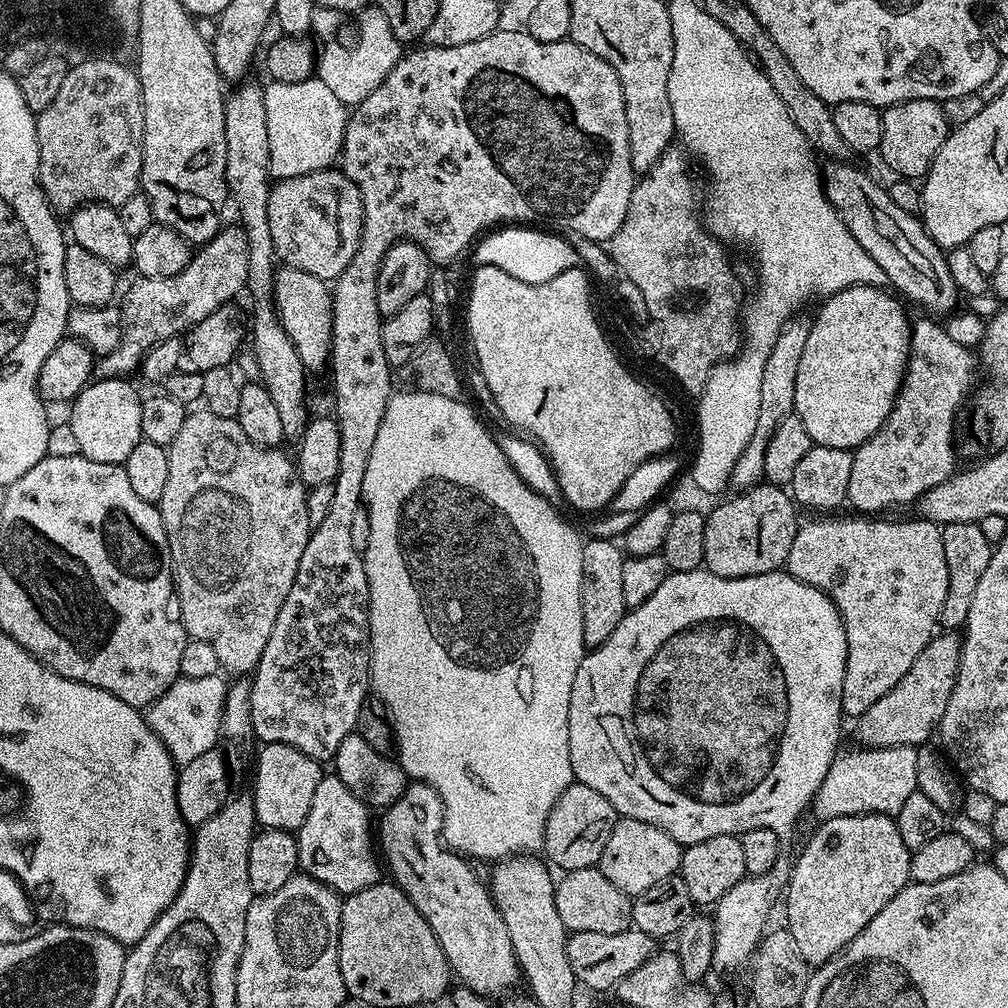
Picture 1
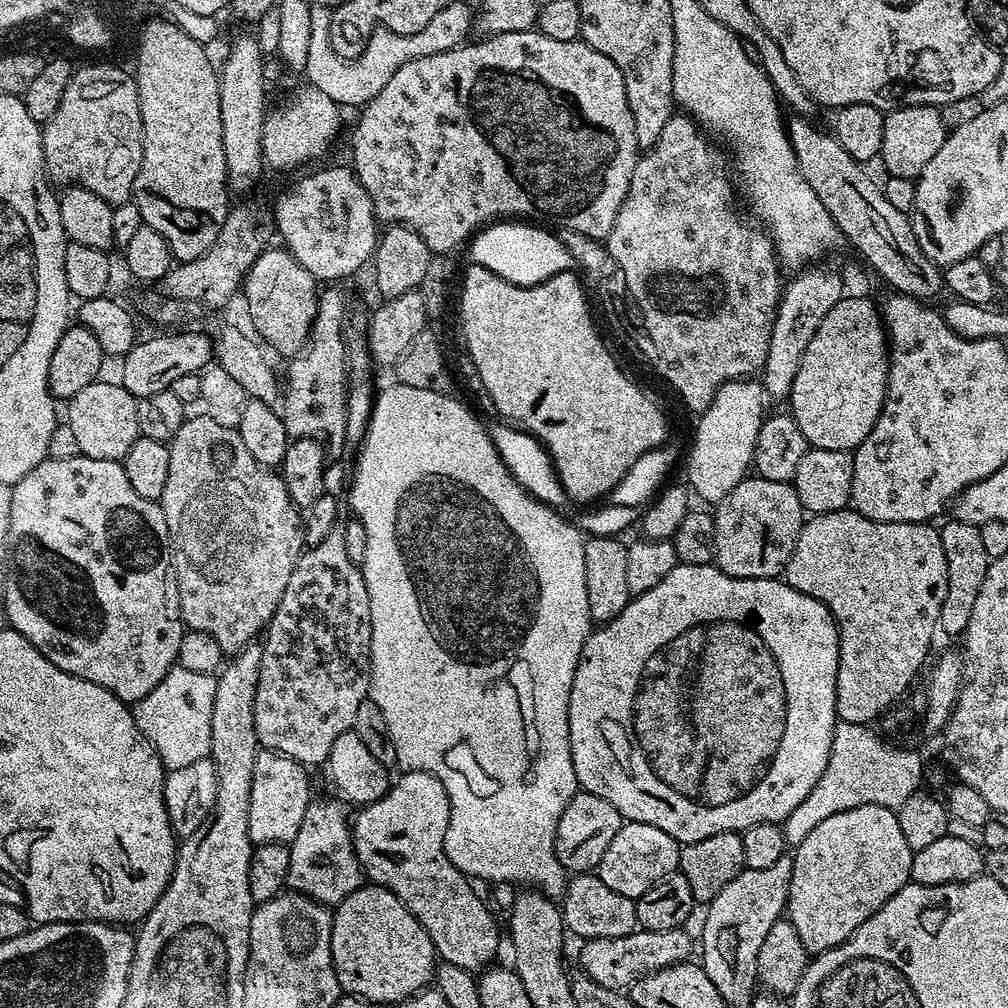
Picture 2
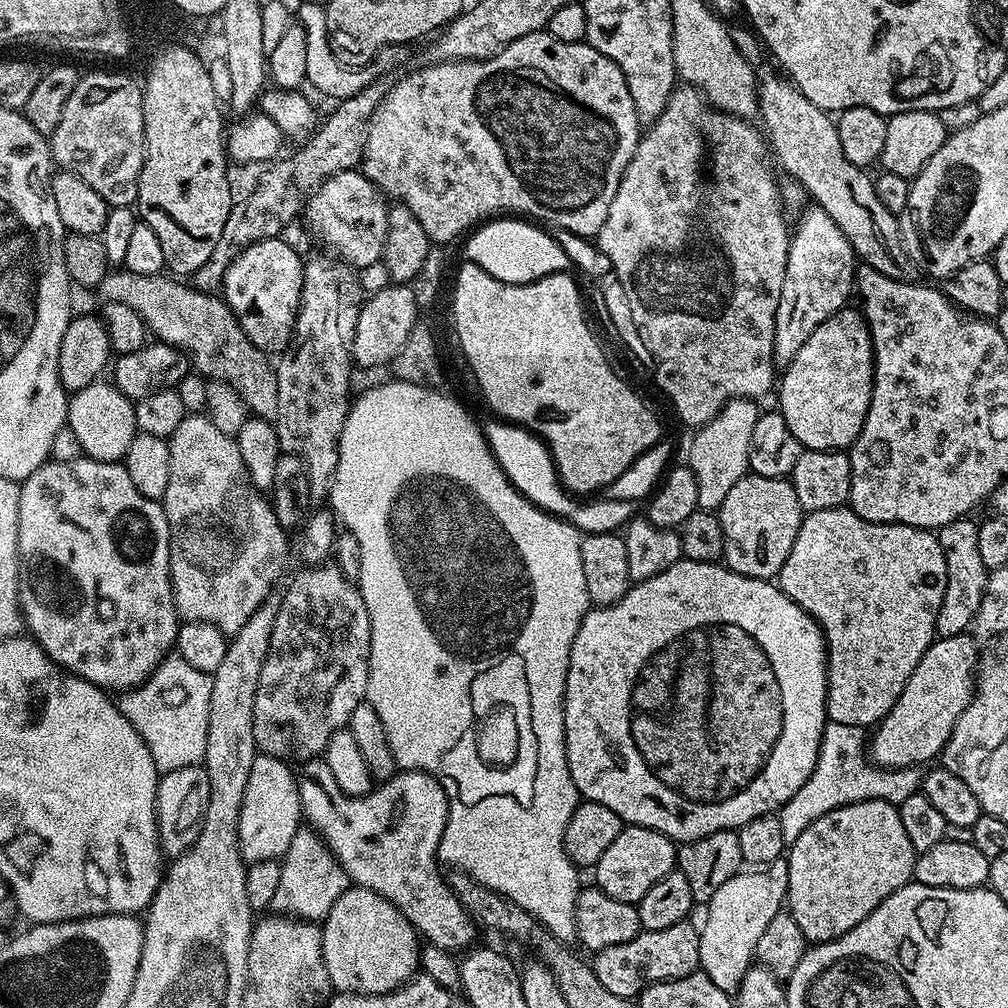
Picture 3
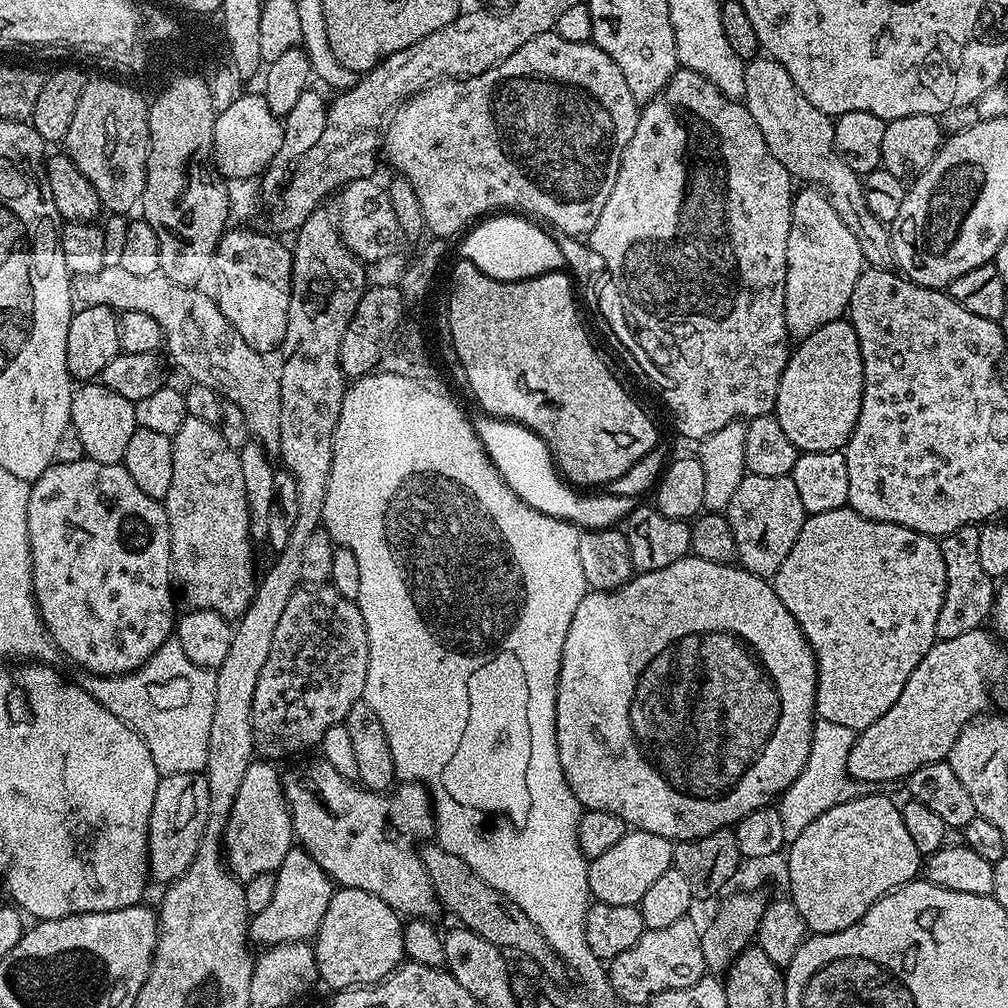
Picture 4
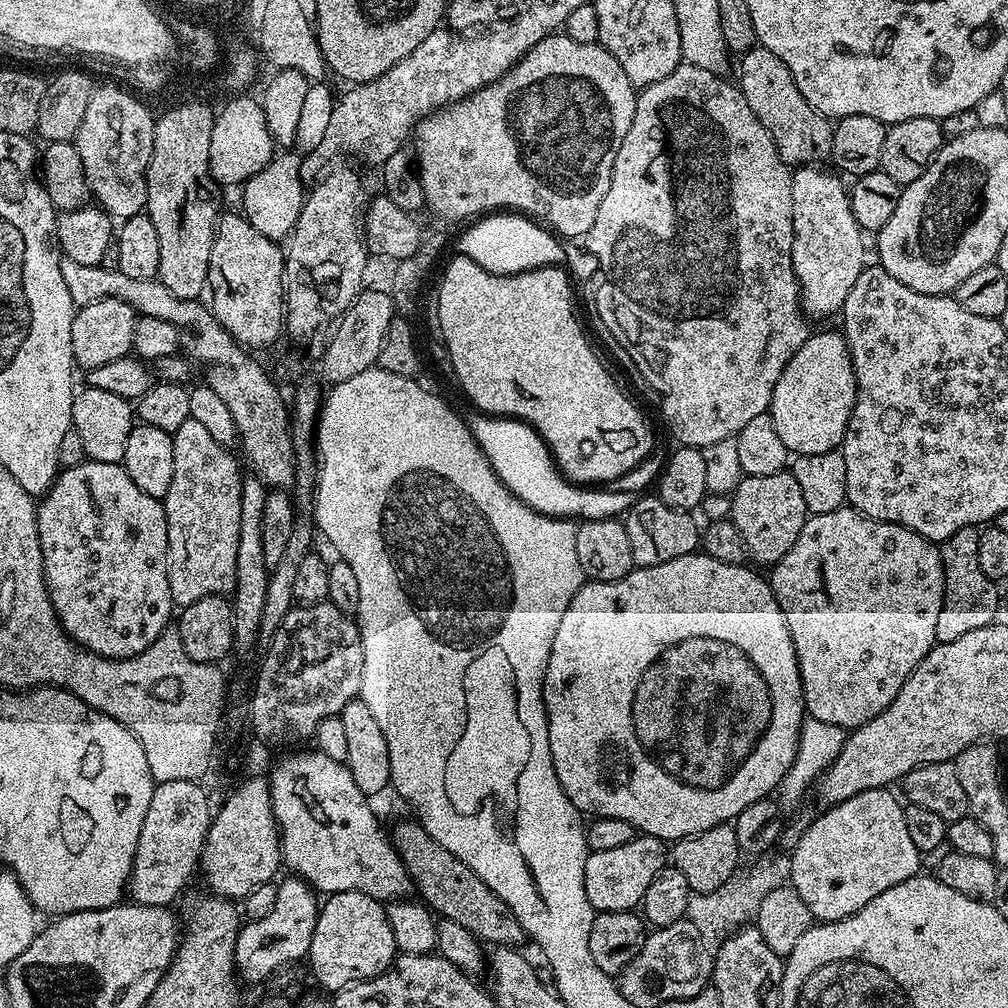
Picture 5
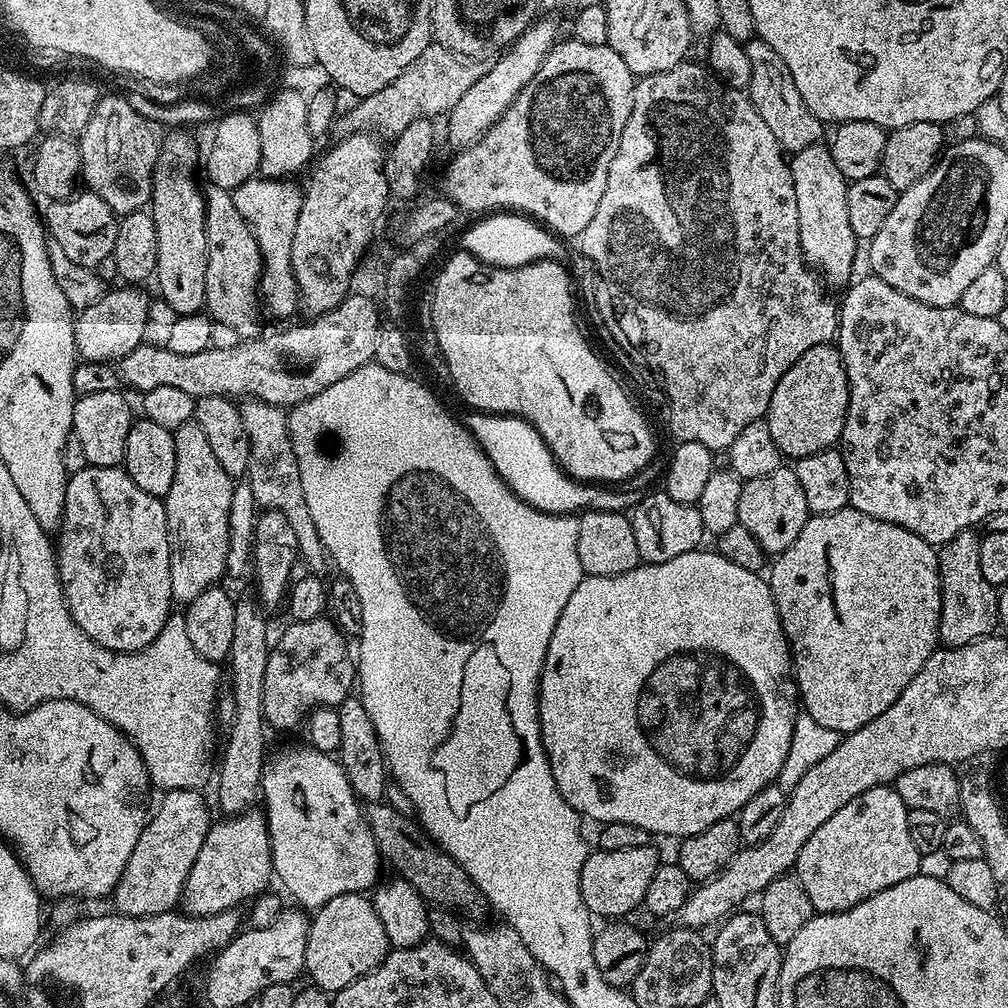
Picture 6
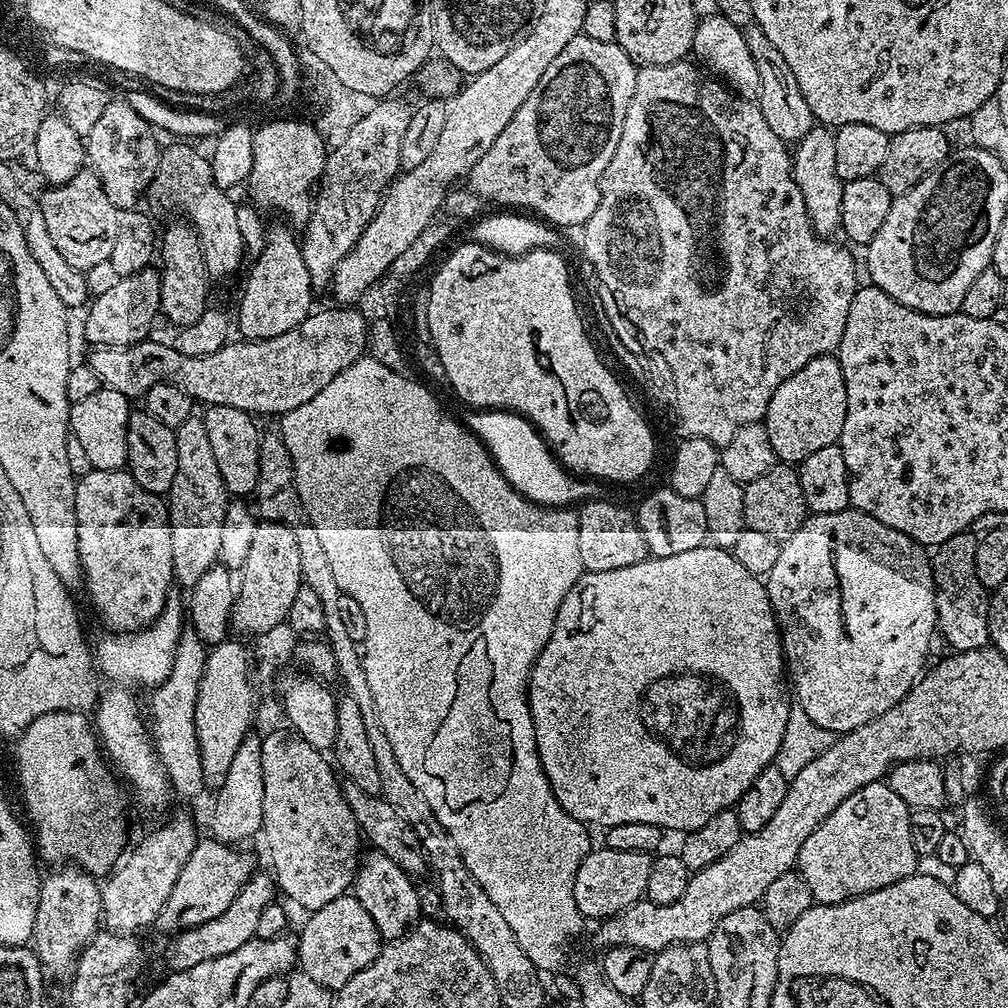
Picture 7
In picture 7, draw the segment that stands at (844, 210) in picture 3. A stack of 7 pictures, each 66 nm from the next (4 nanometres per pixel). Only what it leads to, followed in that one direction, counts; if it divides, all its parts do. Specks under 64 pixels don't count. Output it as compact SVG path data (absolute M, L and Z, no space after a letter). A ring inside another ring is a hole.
M744 28L744 37L758 70L758 103L762 110L762 118L766 118L770 130L774 130L780 140L795 142L802 139L814 127L814 117L810 106L806 106L806 98L802 98L802 90L798 90L798 81L795 80L794 74L790 74L790 66L786 66L786 58L778 54L777 48L770 42L770 38L766 38L766 34L762 34L760 28Z

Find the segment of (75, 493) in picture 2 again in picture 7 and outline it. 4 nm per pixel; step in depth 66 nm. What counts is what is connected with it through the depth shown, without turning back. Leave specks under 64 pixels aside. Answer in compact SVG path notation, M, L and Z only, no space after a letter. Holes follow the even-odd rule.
M94 468L76 482L76 524L82 584L88 587L88 596L101 622L108 627L105 629L123 634L140 632L153 624L170 598L168 587L174 584L167 503L153 492L142 490L127 470L111 472Z

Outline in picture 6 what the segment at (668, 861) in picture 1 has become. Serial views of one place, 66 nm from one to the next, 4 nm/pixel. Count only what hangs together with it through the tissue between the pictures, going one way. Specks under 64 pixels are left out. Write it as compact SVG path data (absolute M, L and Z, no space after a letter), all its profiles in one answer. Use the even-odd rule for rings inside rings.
M651 843L646 846L634 846L630 850L592 850L582 866L580 893L582 902L586 902L593 917L624 918L627 912L639 909L646 898L646 889L658 870L662 857Z

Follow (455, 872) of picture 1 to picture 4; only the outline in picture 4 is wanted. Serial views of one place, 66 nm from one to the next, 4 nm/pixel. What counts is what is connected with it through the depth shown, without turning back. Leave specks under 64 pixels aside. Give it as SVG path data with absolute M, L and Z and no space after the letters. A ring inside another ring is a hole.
M316 758L316 760L310 761L309 764L298 765L289 776L287 773L283 777L283 781L284 797L292 815L293 837L298 841L299 847L308 852L308 856L322 868L333 882L341 888L366 890L366 894L374 894L374 898L382 898L382 902L386 902L404 918L436 918L436 915L441 915L442 905L436 898L436 891L430 882L425 866L423 866L420 858L420 848L418 847L421 842L427 841L434 832L434 801L424 785L415 782L400 782L391 789L390 794L369 792L368 789L357 786L353 781L344 780L342 774L338 774L338 770L334 770L334 766L327 764L323 758Z

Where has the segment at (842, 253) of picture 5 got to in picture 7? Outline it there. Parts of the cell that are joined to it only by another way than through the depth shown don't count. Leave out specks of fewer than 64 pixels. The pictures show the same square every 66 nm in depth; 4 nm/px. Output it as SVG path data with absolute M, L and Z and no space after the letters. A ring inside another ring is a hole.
M814 126L798 141L795 141L792 158L792 177L802 190L802 202L806 204L806 214L810 218L816 235L832 238L840 232L842 218L842 190L845 181L838 178L834 158L835 131L828 126Z

